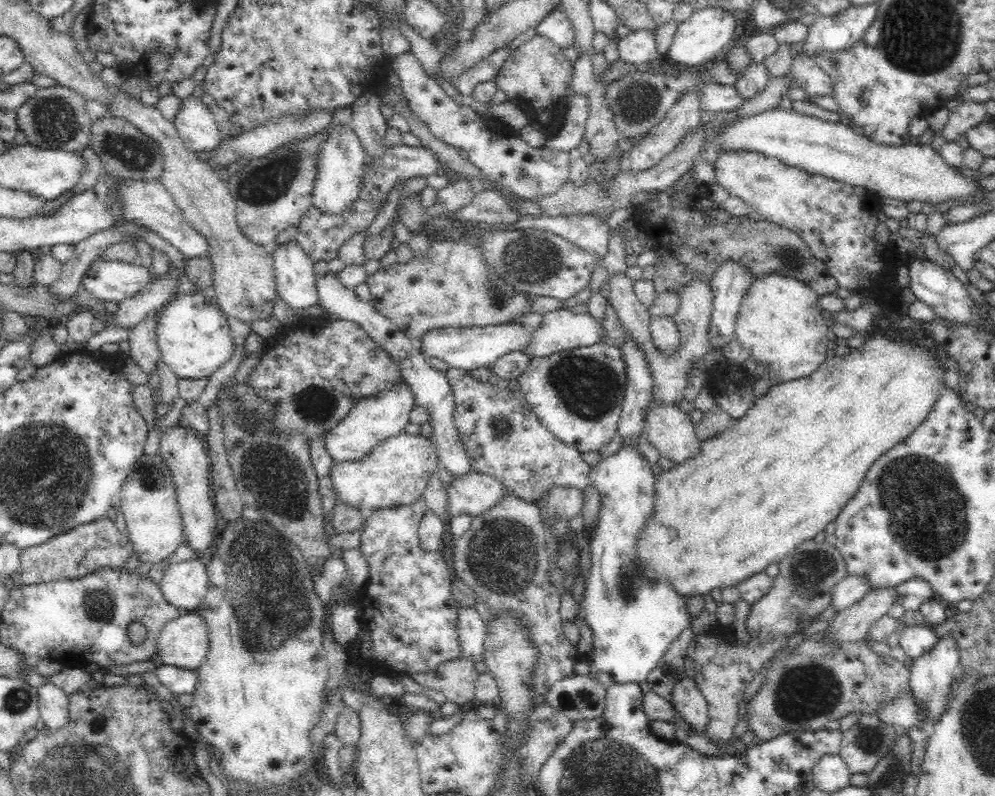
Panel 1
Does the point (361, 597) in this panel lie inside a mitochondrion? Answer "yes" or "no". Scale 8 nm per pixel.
no

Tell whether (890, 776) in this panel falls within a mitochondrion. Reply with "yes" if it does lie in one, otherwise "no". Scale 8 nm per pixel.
yes

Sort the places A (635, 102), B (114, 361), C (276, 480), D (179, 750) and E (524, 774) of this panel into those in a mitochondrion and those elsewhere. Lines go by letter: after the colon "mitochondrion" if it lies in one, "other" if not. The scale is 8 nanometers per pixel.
A: mitochondrion
B: other
C: mitochondrion
D: other
E: other

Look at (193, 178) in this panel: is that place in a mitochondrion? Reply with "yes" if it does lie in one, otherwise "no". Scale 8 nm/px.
no

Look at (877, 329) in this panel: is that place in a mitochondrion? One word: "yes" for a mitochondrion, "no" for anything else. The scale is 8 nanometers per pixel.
no

